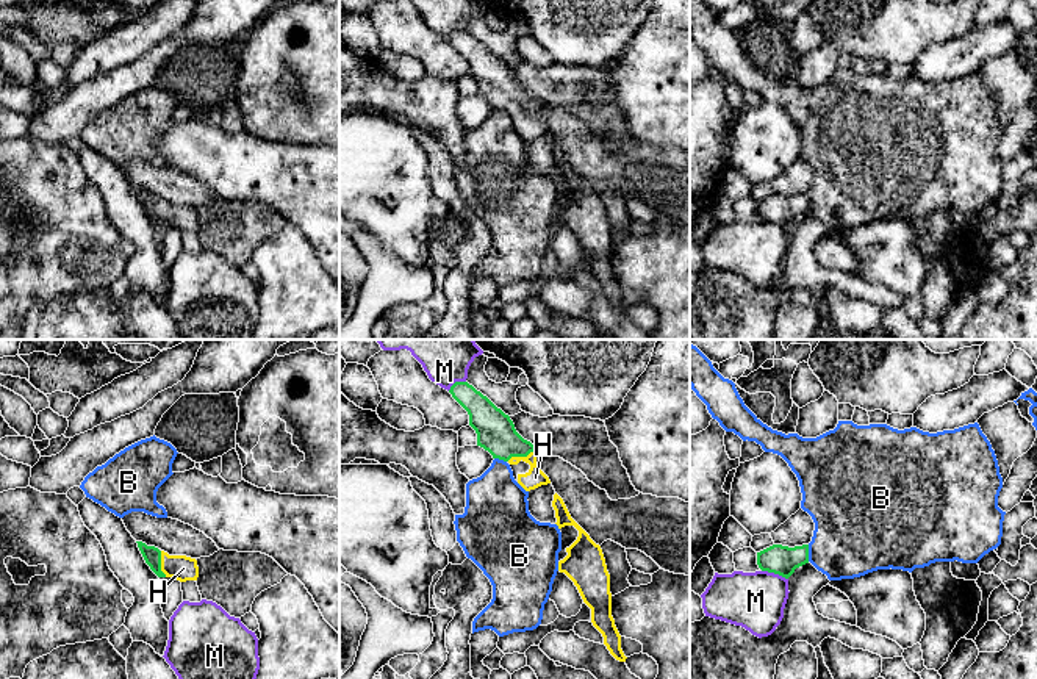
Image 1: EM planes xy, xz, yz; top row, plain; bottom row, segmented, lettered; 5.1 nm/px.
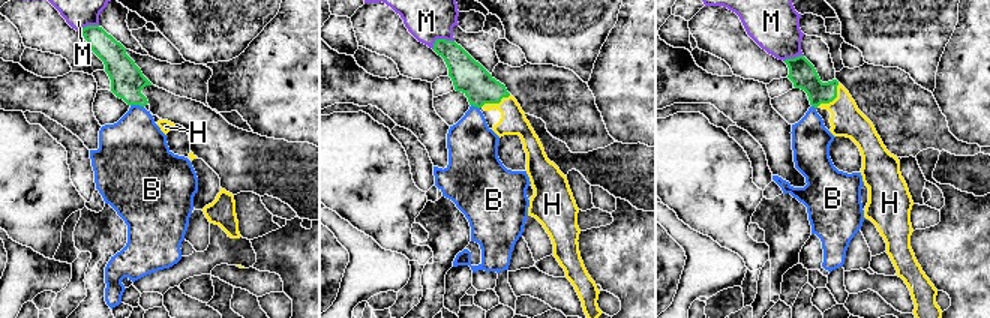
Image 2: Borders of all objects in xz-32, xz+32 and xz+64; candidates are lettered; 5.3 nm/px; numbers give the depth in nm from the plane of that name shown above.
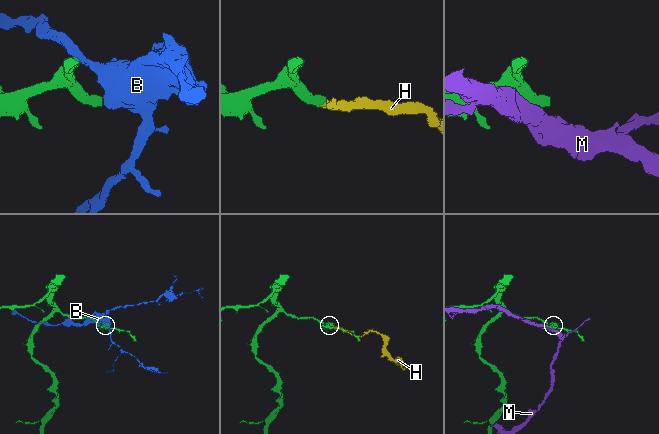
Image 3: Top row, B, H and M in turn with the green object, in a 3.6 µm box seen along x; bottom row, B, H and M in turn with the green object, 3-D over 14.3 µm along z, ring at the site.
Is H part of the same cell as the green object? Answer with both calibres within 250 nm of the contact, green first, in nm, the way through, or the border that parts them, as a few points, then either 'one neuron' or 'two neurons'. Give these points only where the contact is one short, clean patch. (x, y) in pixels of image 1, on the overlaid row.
200 nm thick on the green side, 100 nm on the other; runs through xz (496, 434), (521, 456), (532, 463), (535, 477); one neuron

